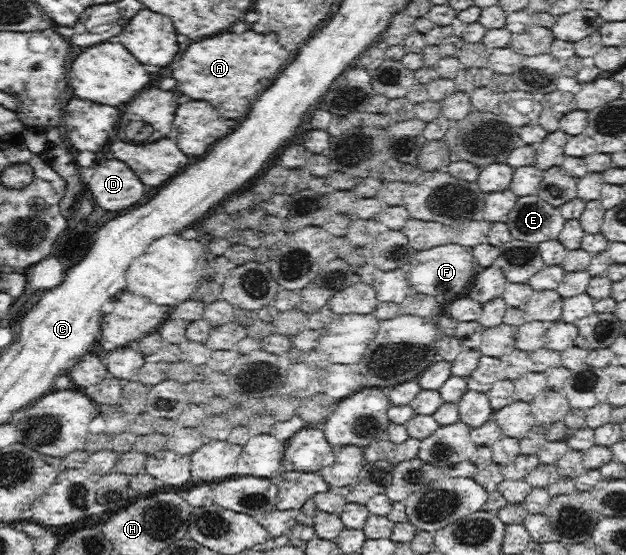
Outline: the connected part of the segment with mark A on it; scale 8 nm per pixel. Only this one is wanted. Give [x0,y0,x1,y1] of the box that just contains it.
[174,30,288,118]

